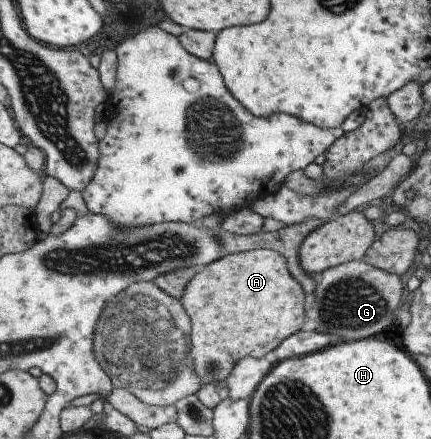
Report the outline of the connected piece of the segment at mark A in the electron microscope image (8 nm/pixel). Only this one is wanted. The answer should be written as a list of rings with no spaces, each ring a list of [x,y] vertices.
[[[258,249],[227,254],[199,269],[190,281],[180,302],[192,318],[192,358],[196,374],[206,386],[213,382],[225,382],[236,365],[246,357],[270,357],[276,347],[305,325],[305,293],[290,272],[287,258],[270,249]]]

